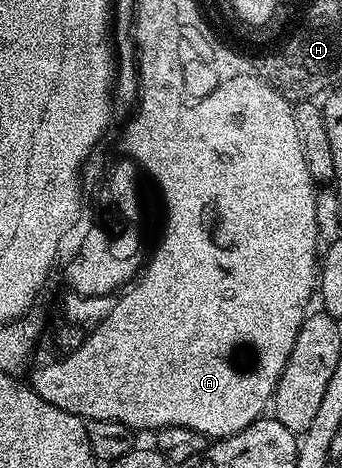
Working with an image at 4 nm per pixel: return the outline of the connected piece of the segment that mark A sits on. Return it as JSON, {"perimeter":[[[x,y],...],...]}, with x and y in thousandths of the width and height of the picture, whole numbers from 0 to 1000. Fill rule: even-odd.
{"perimeter":[[[488,51],[488,73],[482,77],[447,77],[447,81],[436,81],[436,107],[415,107],[406,113],[406,128],[412,128],[412,216],[401,222],[401,241],[389,248],[389,259],[380,261],[377,274],[365,274],[365,261],[354,254],[354,233],[365,226],[365,214],[354,205],[342,205],[342,201],[325,201],[310,214],[301,216],[301,271],[295,274],[295,282],[278,284],[275,293],[260,295],[257,306],[246,316],[237,318],[231,327],[231,346],[225,350],[225,387],[219,389],[219,419],[222,419],[222,449],[216,453],[216,462],[196,472],[196,476],[184,483],[184,491],[178,491],[178,504],[161,506],[161,519],[155,521],[155,556],[143,556],[137,560],[137,568],[132,571],[132,590],[117,590],[114,605],[102,618],[82,618],[70,626],[73,637],[67,637],[58,647],[47,652],[53,662],[120,662],[120,671],[108,675],[114,679],[114,697],[108,697],[108,709],[102,709],[102,722],[96,722],[96,731],[91,731],[91,744],[85,744],[85,752],[79,752],[79,761],[73,761],[73,769],[61,774],[61,784],[67,791],[94,791],[102,786],[114,786],[114,799],[91,799],[91,827],[102,833],[102,842],[114,842],[114,850],[126,850],[126,859],[149,859],[149,868],[173,868],[173,876],[196,876],[196,885],[219,885],[222,889],[234,889],[240,897],[310,897],[325,904],[354,904],[360,910],[380,915],[386,919],[404,919],[404,915],[415,915],[418,921],[444,925],[450,919],[462,915],[485,915],[488,910],[541,910],[547,919],[570,919],[582,927],[594,927],[596,932],[608,932],[623,940],[655,940],[661,932],[684,932],[687,927],[699,927],[713,919],[722,910],[734,910],[746,904],[749,897],[766,895],[769,882],[763,880],[789,870],[798,835],[810,829],[810,818],[816,816],[816,808],[827,799],[827,791],[839,782],[839,765],[851,765],[851,748],[863,739],[863,722],[874,714],[874,705],[886,697],[886,688],[892,686],[892,677],[898,673],[898,660],[906,656],[904,639],[918,639],[921,618],[933,607],[933,541],[924,526],[924,474],[921,474],[921,436],[924,436],[924,419],[930,412],[930,404],[921,400],[921,387],[909,368],[901,363],[898,355],[898,338],[889,335],[889,308],[877,299],[874,286],[874,269],[865,267],[865,252],[860,244],[860,224],[842,218],[842,212],[830,203],[822,203],[804,188],[795,186],[778,171],[766,171],[757,162],[734,162],[734,150],[746,145],[757,145],[751,137],[728,137],[722,130],[722,118],[711,111],[699,113],[664,98],[658,98],[658,90],[640,85],[629,100],[611,103],[611,111],[623,111],[623,120],[611,120],[611,128],[588,128],[588,137],[599,137],[599,145],[623,145],[623,162],[635,162],[635,171],[649,171],[652,184],[640,184],[640,192],[620,192],[617,201],[605,201],[599,197],[588,197],[588,188],[576,188],[576,205],[579,203],[605,203],[602,212],[556,212],[553,205],[544,203],[535,184],[535,132],[538,132],[538,115],[535,115],[535,85],[529,79],[529,68],[512,68],[512,64],[494,64],[494,51]],[[693,145],[716,145],[716,165],[702,169],[687,169],[678,175],[664,175],[670,162],[681,162],[681,154],[693,154]],[[401,316],[418,321],[424,329],[424,342],[418,335],[401,327]],[[365,359],[377,359],[377,368],[383,372],[383,395],[365,397],[365,389],[360,382],[348,380]],[[477,434],[482,434],[482,498],[471,504],[471,515],[459,521],[459,532],[447,538],[447,549],[436,547],[430,562],[421,566],[418,579],[398,592],[395,605],[368,622],[365,635],[360,630],[365,626],[357,624],[360,615],[336,613],[325,615],[325,620],[307,620],[307,624],[284,624],[284,628],[249,628],[249,624],[237,624],[237,620],[225,620],[219,615],[219,607],[213,607],[213,598],[208,598],[208,585],[202,585],[202,573],[234,556],[237,543],[243,543],[243,534],[249,534],[249,517],[254,517],[254,509],[272,500],[272,496],[295,496],[307,509],[313,509],[313,517],[330,526],[330,517],[342,517],[348,509],[360,509],[360,504],[377,504],[377,521],[383,521],[383,509],[395,509],[395,534],[401,534],[401,547],[424,547],[430,538],[430,513],[427,502],[442,498],[447,491],[447,476],[456,474],[456,457],[459,444]]]}

